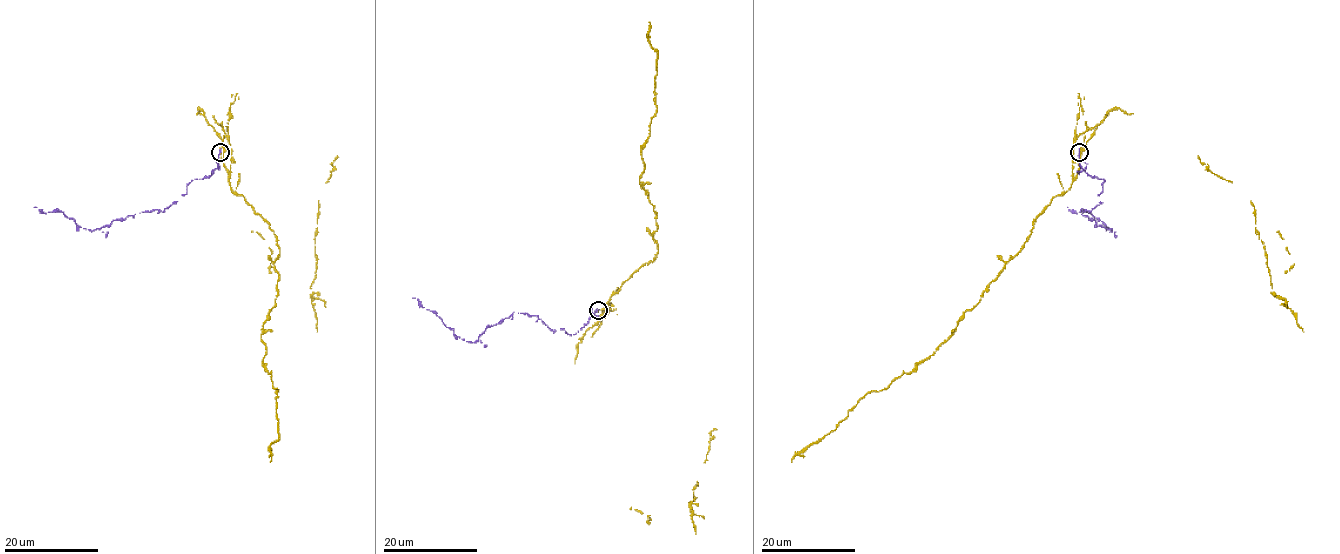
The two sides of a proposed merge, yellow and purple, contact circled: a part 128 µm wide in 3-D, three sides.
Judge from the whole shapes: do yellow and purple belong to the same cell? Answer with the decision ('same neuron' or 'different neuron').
different neuron

